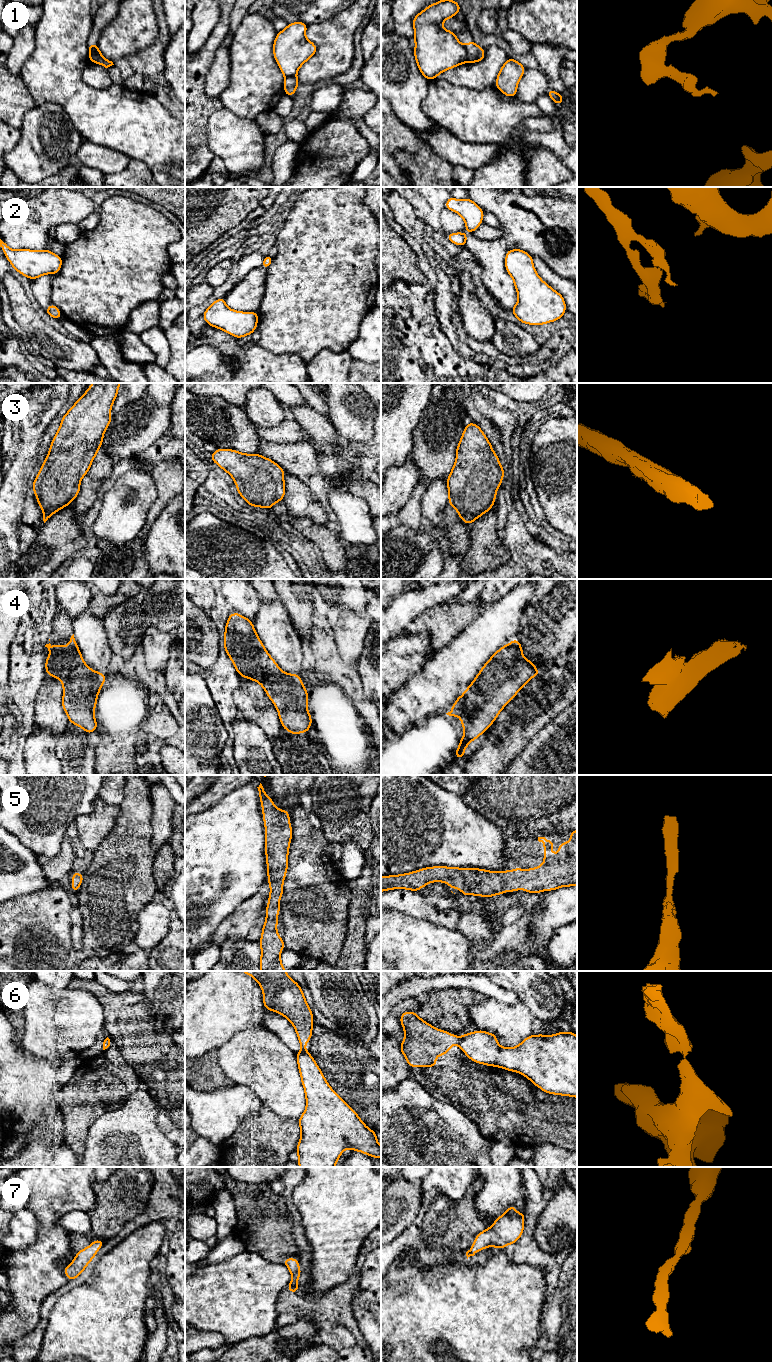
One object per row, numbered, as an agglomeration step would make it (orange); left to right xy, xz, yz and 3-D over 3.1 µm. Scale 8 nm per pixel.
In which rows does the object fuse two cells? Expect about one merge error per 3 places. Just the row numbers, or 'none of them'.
1, 4, 6

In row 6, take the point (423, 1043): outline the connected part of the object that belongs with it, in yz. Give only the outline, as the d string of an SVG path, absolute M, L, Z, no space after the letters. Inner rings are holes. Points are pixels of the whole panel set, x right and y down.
M403 1012L400 1023L405 1033L400 1051L409 1067L436 1067L436 1057L447 1055L451 1045L460 1043L460 1037L433 1027L415 1012Z

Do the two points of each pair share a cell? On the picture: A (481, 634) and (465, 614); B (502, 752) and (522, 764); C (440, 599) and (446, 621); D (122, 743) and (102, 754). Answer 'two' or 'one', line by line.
A: two
B: two
C: two
D: one

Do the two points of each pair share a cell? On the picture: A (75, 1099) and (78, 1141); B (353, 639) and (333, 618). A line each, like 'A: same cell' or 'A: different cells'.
A: same cell
B: same cell

